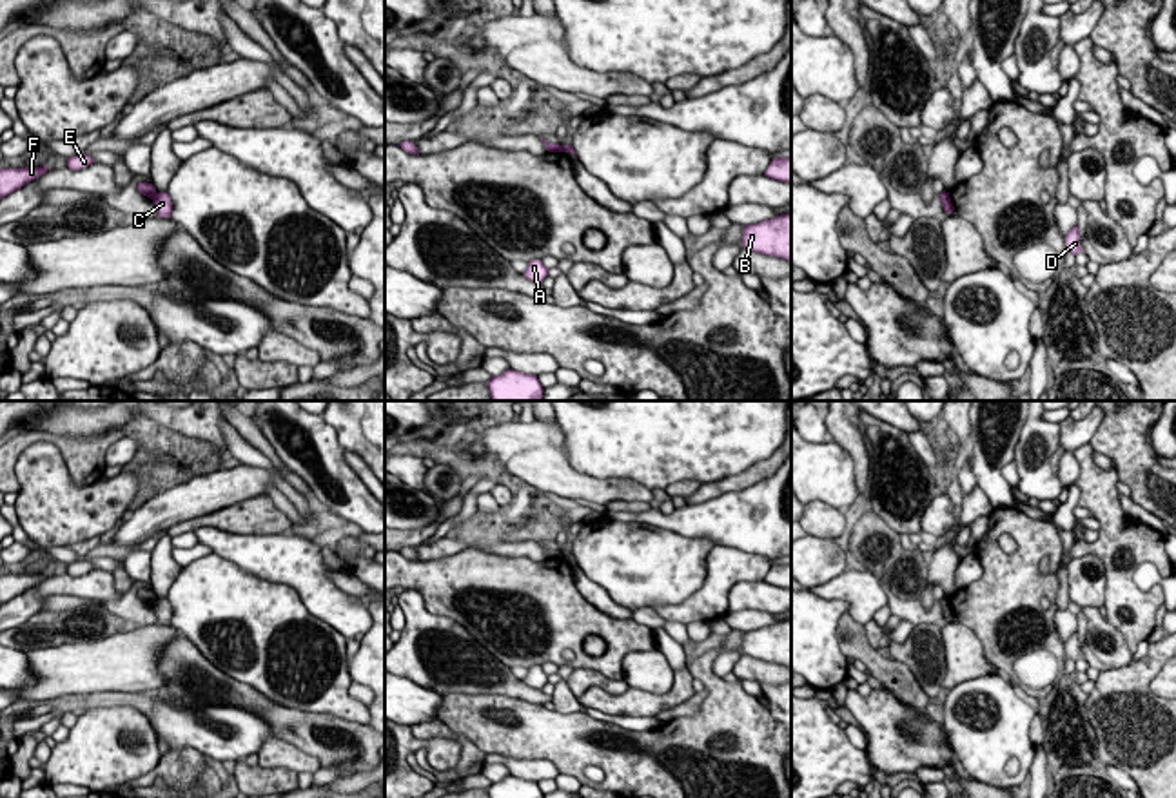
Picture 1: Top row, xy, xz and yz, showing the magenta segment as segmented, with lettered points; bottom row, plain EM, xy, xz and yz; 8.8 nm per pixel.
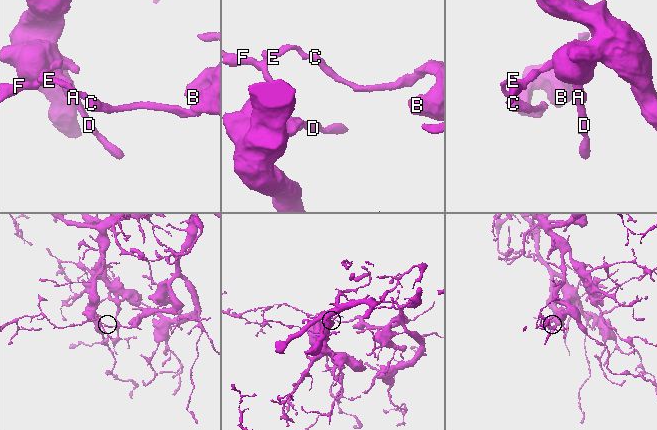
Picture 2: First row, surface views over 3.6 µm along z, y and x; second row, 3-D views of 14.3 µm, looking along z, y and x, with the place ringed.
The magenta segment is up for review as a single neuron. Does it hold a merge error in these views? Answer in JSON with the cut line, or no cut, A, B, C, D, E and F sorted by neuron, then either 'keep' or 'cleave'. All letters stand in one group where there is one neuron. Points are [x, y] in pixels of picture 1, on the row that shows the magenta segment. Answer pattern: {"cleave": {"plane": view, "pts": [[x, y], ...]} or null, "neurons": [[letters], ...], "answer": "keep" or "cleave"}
{"cleave": {"plane": "xy", "pts": [[156, 193], [151, 198]]}, "neurons": [["A", "B", "C", "D"], ["E", "F"]], "answer": "cleave"}

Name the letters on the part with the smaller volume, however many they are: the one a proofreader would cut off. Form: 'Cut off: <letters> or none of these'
Cut off: E, F

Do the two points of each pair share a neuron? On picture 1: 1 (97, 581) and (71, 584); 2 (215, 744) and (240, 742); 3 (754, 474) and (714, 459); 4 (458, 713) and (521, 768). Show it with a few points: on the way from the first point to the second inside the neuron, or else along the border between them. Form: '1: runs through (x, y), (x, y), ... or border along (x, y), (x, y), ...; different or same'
1: runs through (91, 584), (77, 584); same
2: runs through (220, 744), (235, 742); same
3: border along (772, 454), (737, 474), (705, 485); different
4: border along (487, 753), (516, 759), (547, 759), (552, 764); different

